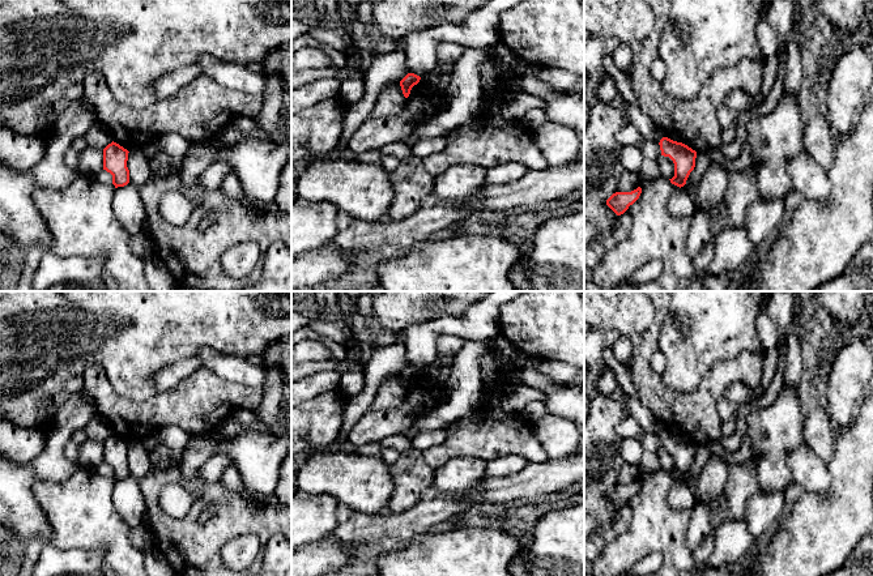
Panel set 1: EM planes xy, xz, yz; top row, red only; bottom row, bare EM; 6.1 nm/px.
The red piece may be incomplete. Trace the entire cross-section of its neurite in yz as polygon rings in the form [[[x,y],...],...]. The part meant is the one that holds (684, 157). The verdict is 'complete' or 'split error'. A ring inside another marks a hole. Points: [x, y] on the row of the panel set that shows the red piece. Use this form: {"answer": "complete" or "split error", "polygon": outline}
{"answer": "complete", "polygon": [[[663,137],[659,142],[661,155],[669,157],[674,163],[674,176],[670,180],[677,187],[684,187],[695,167],[697,152],[682,142]]]}

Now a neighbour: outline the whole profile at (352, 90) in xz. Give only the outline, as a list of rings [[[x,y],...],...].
[[[349,78],[341,81],[340,97],[350,106],[361,101],[365,95],[363,78]]]

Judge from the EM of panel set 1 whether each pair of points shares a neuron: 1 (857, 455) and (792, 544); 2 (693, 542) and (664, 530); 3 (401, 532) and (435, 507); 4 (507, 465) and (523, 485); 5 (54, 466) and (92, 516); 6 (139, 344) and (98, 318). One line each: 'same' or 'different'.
1: same
2: different
3: same
4: different
5: different
6: same

